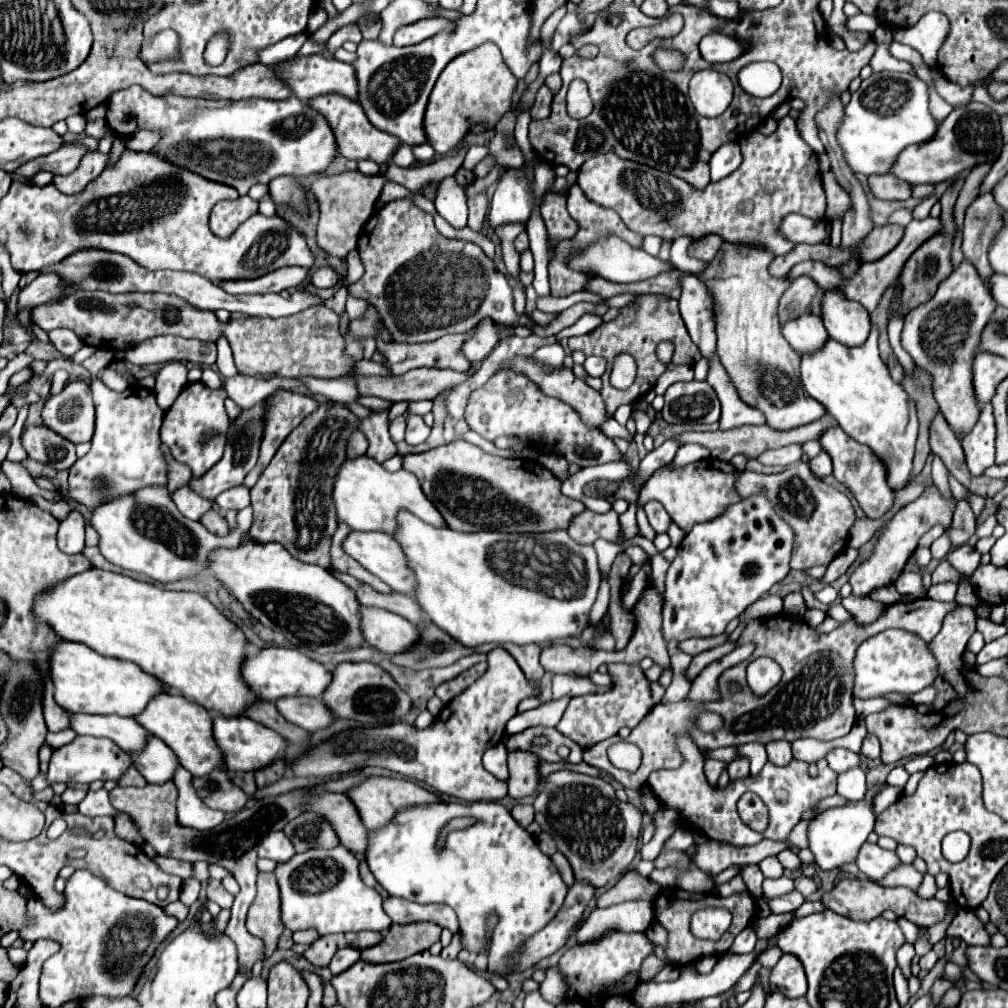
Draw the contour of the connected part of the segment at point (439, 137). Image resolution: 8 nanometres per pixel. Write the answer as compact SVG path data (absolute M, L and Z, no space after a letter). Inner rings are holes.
M494 43L472 49L472 53L462 53L452 59L446 69L440 73L428 107L426 107L426 137L428 143L440 153L448 155L458 149L464 137L476 125L484 125L486 131L502 119L504 113L512 109L512 95L516 91L518 79L510 73L502 61L500 49Z

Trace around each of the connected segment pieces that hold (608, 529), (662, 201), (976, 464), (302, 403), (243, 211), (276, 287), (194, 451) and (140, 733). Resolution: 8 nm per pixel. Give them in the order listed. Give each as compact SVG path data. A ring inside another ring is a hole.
M584 509L570 521L566 531L576 543L582 543L582 545L592 545L596 539L606 539L618 545L624 543L624 535L622 535L616 511L598 515L594 511Z
M790 115L778 121L778 129L770 137L752 133L752 137L742 139L740 147L744 153L740 167L726 179L710 183L704 191L694 191L686 181L670 173L620 159L612 151L586 161L578 171L576 183L590 201L616 211L630 231L664 239L676 239L680 235L696 239L716 233L736 245L762 245L774 255L786 255L794 244L779 232L782 217L786 213L798 213L810 219L824 217L826 195L818 157L802 141L796 119Z
M984 405L978 423L966 435L966 439L962 439L966 465L974 477L982 477L984 471L994 465L994 455L996 455L994 439L996 439L996 425L992 415L992 405Z
M276 389L272 395L264 399L264 403L266 413L264 413L264 435L260 441L260 457L256 467L244 479L246 487L254 487L254 483L258 481L258 477L262 475L262 471L266 469L278 447L282 445L284 437L294 427L298 427L308 413L312 413L318 407L316 399L284 389Z
M248 195L220 201L214 205L210 213L210 229L216 237L230 237L248 217L256 213L258 213L258 201Z
M282 267L276 269L264 277L250 279L250 281L228 281L222 283L228 293L240 295L240 293L280 293L284 289L296 289L308 279L310 269L308 267Z
M198 381L198 383L186 385L182 389L182 393L178 395L178 399L174 401L174 405L166 411L166 417L162 423L162 433L160 433L162 443L168 445L172 457L176 461L186 463L192 469L194 477L204 475L212 465L216 465L222 459L222 453L226 447L226 435L230 429L230 421L228 421L228 415L224 409L224 399L226 399L226 391L222 387L210 389L208 385ZM218 423L222 423L222 433L206 439L206 433L220 429Z
M72 715L72 729L78 735L108 737L124 751L142 751L152 737L136 719L114 717L114 715Z

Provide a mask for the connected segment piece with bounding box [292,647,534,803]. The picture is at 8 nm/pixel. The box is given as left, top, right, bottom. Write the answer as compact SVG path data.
M496 647L488 653L486 673L452 699L428 729L418 731L414 725L398 723L390 727L344 731L308 751L292 769L296 777L324 777L366 765L386 767L406 777L414 777L438 793L470 803L498 801L506 795L506 783L498 781L482 767L482 755L488 747L504 739L506 721L516 715L516 707L524 697L534 697L534 687L526 681L516 659L506 649Z

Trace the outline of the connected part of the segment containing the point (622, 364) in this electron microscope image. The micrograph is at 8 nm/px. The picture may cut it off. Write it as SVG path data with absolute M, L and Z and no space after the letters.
M620 355L612 367L612 375L610 375L610 383L616 389L630 389L636 377L636 363L630 355Z

